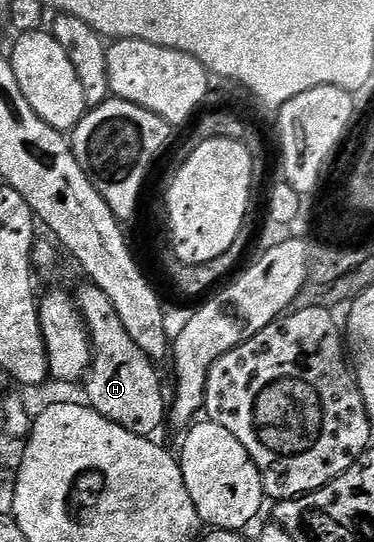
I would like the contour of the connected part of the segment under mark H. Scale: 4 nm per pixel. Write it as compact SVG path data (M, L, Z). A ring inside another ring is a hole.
M85 282L75 292L75 303L85 321L91 341L91 367L84 381L87 403L100 416L131 430L136 436L152 437L167 420L167 396L161 393L161 380L157 377L157 368L145 351L127 334L111 298L103 294L96 284Z

